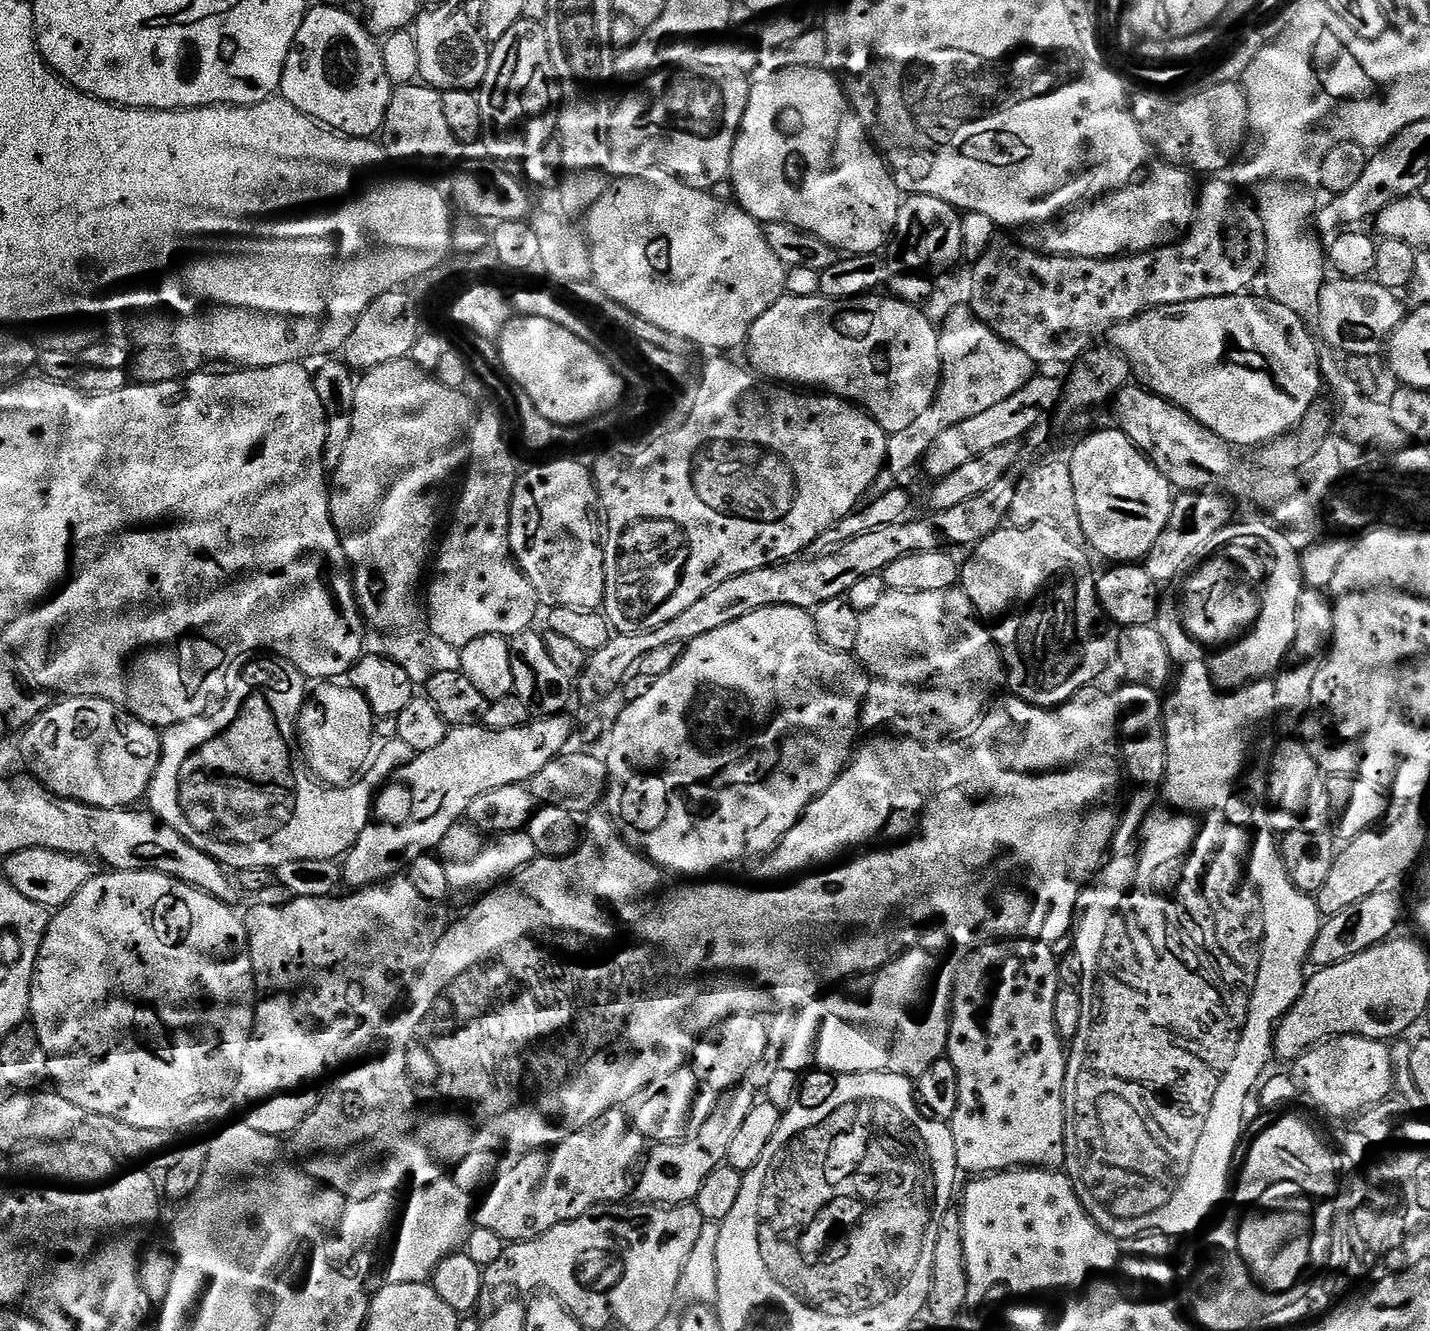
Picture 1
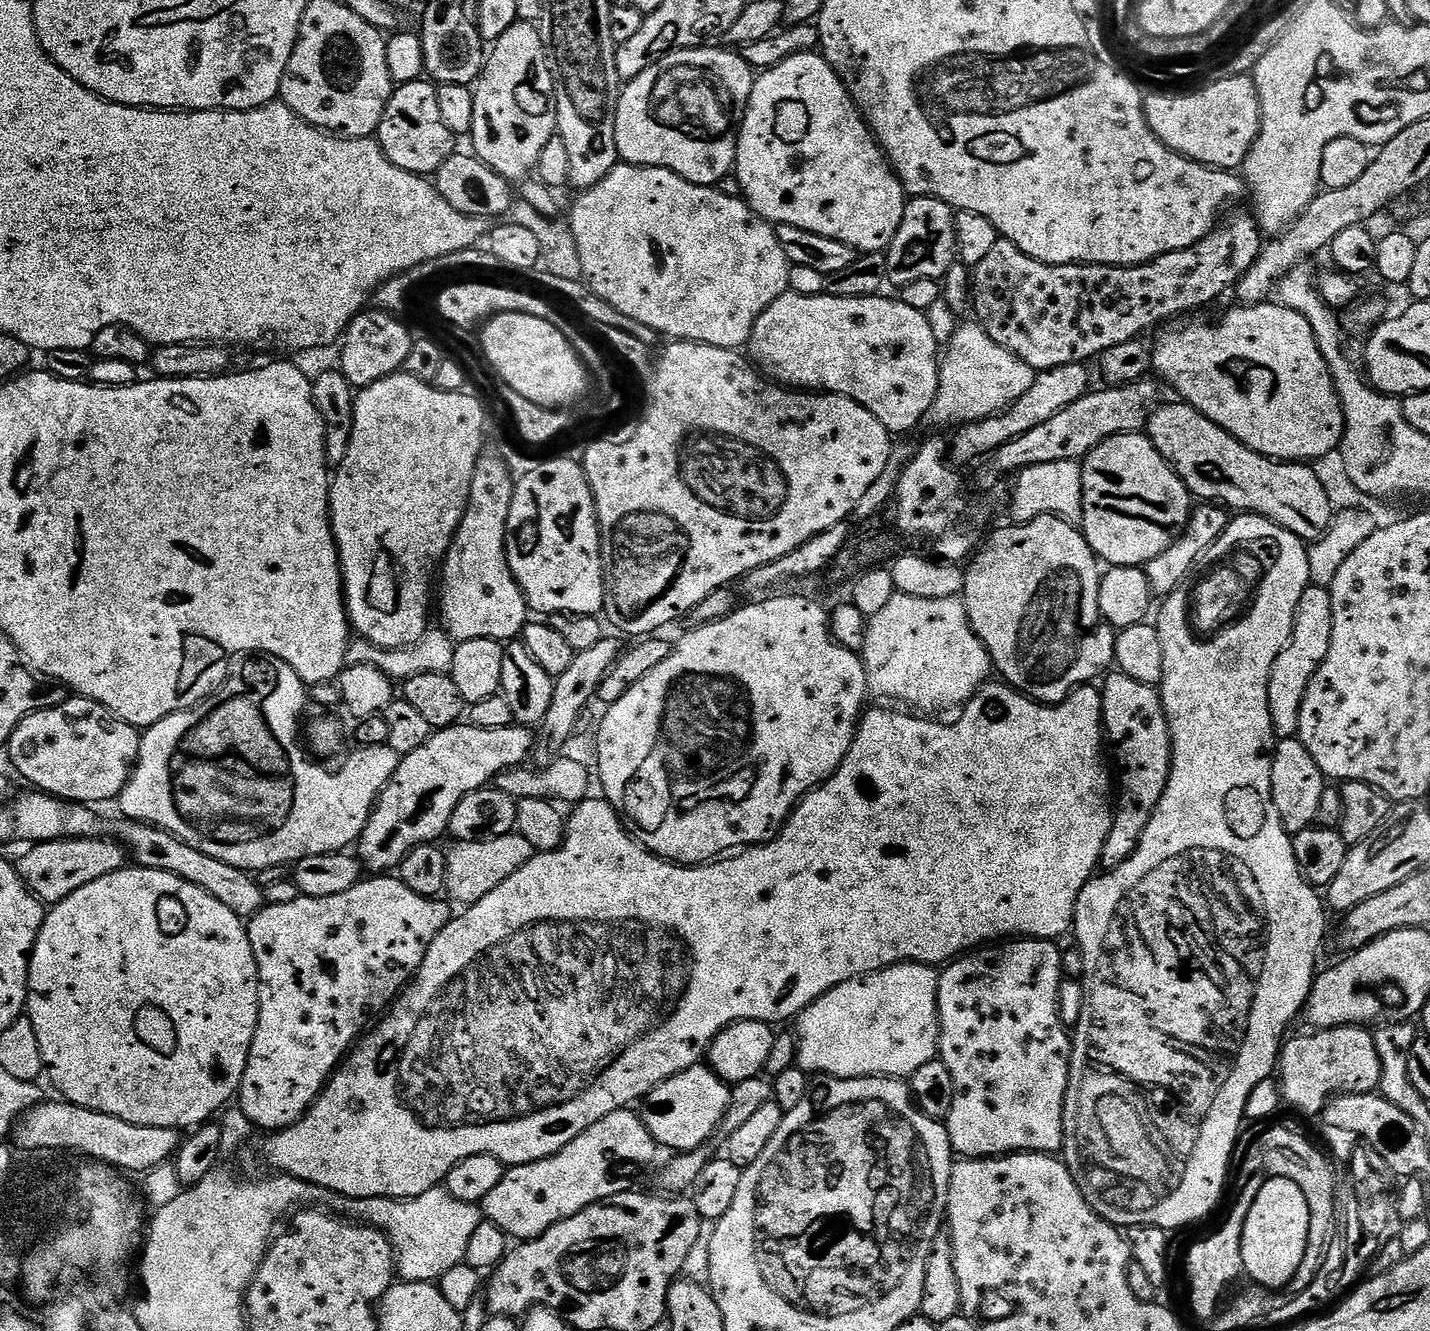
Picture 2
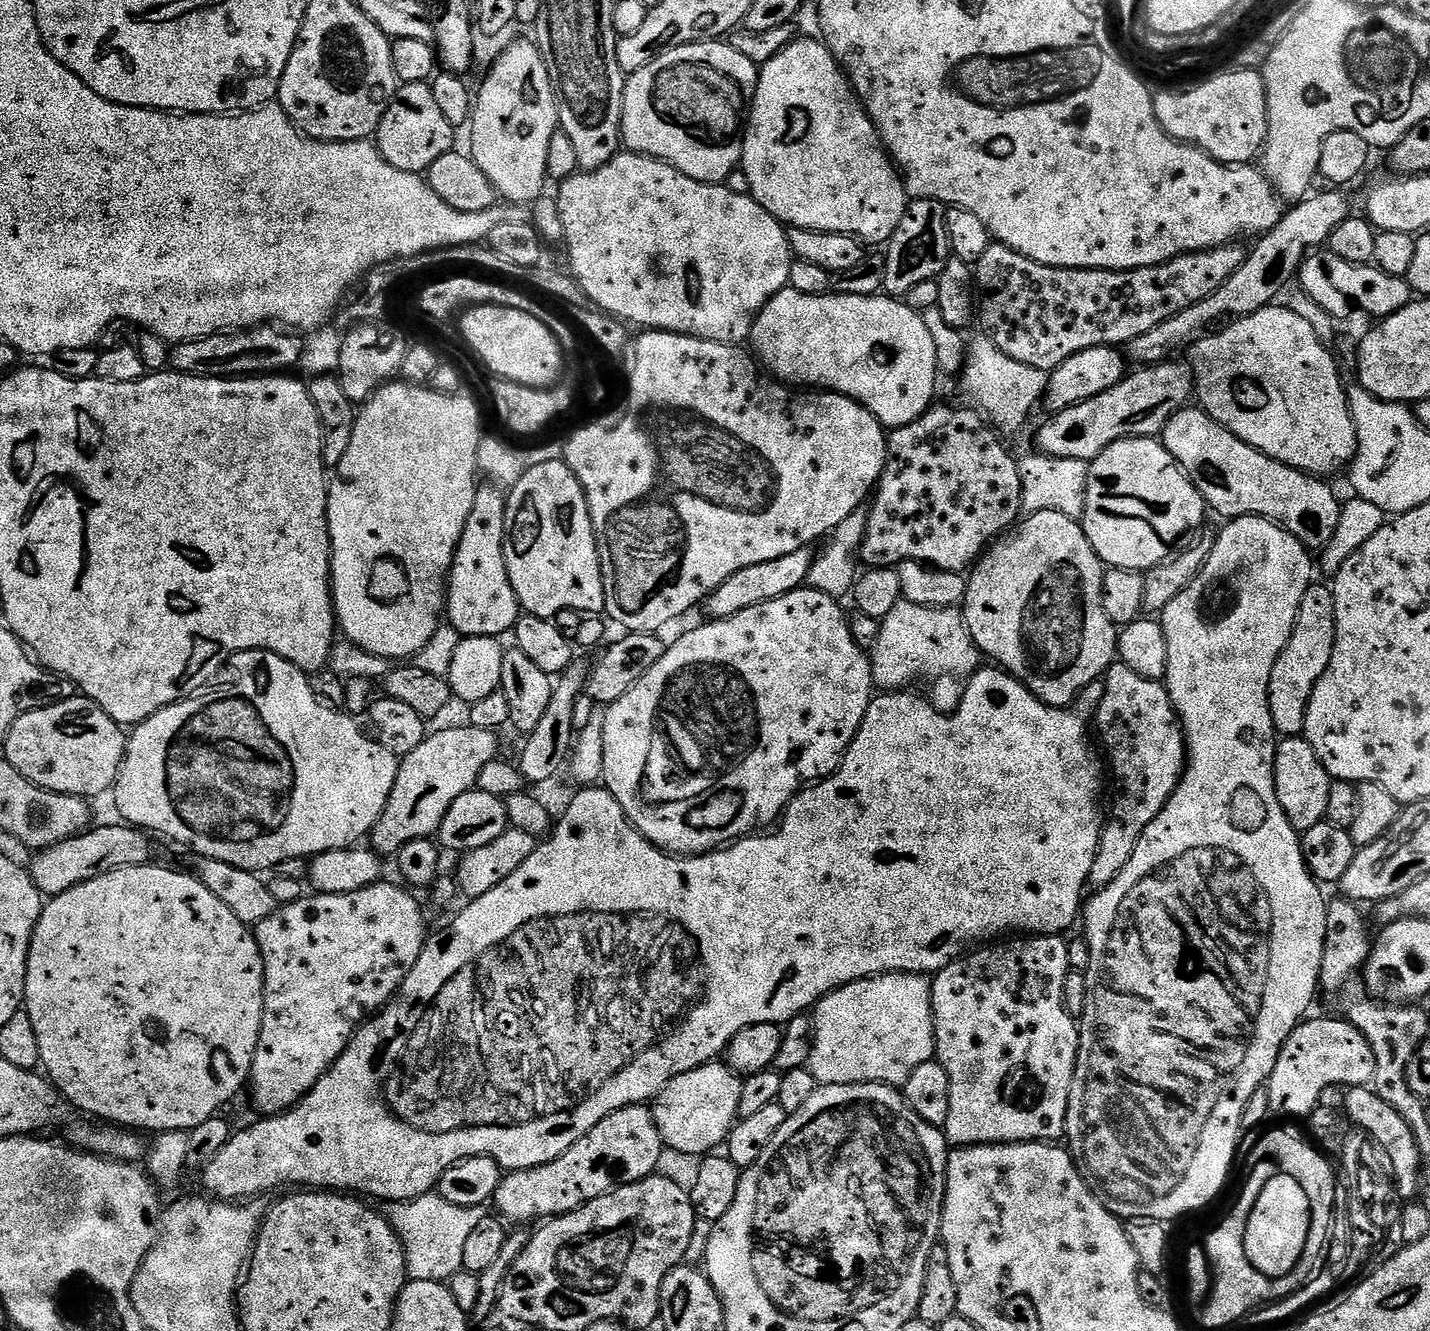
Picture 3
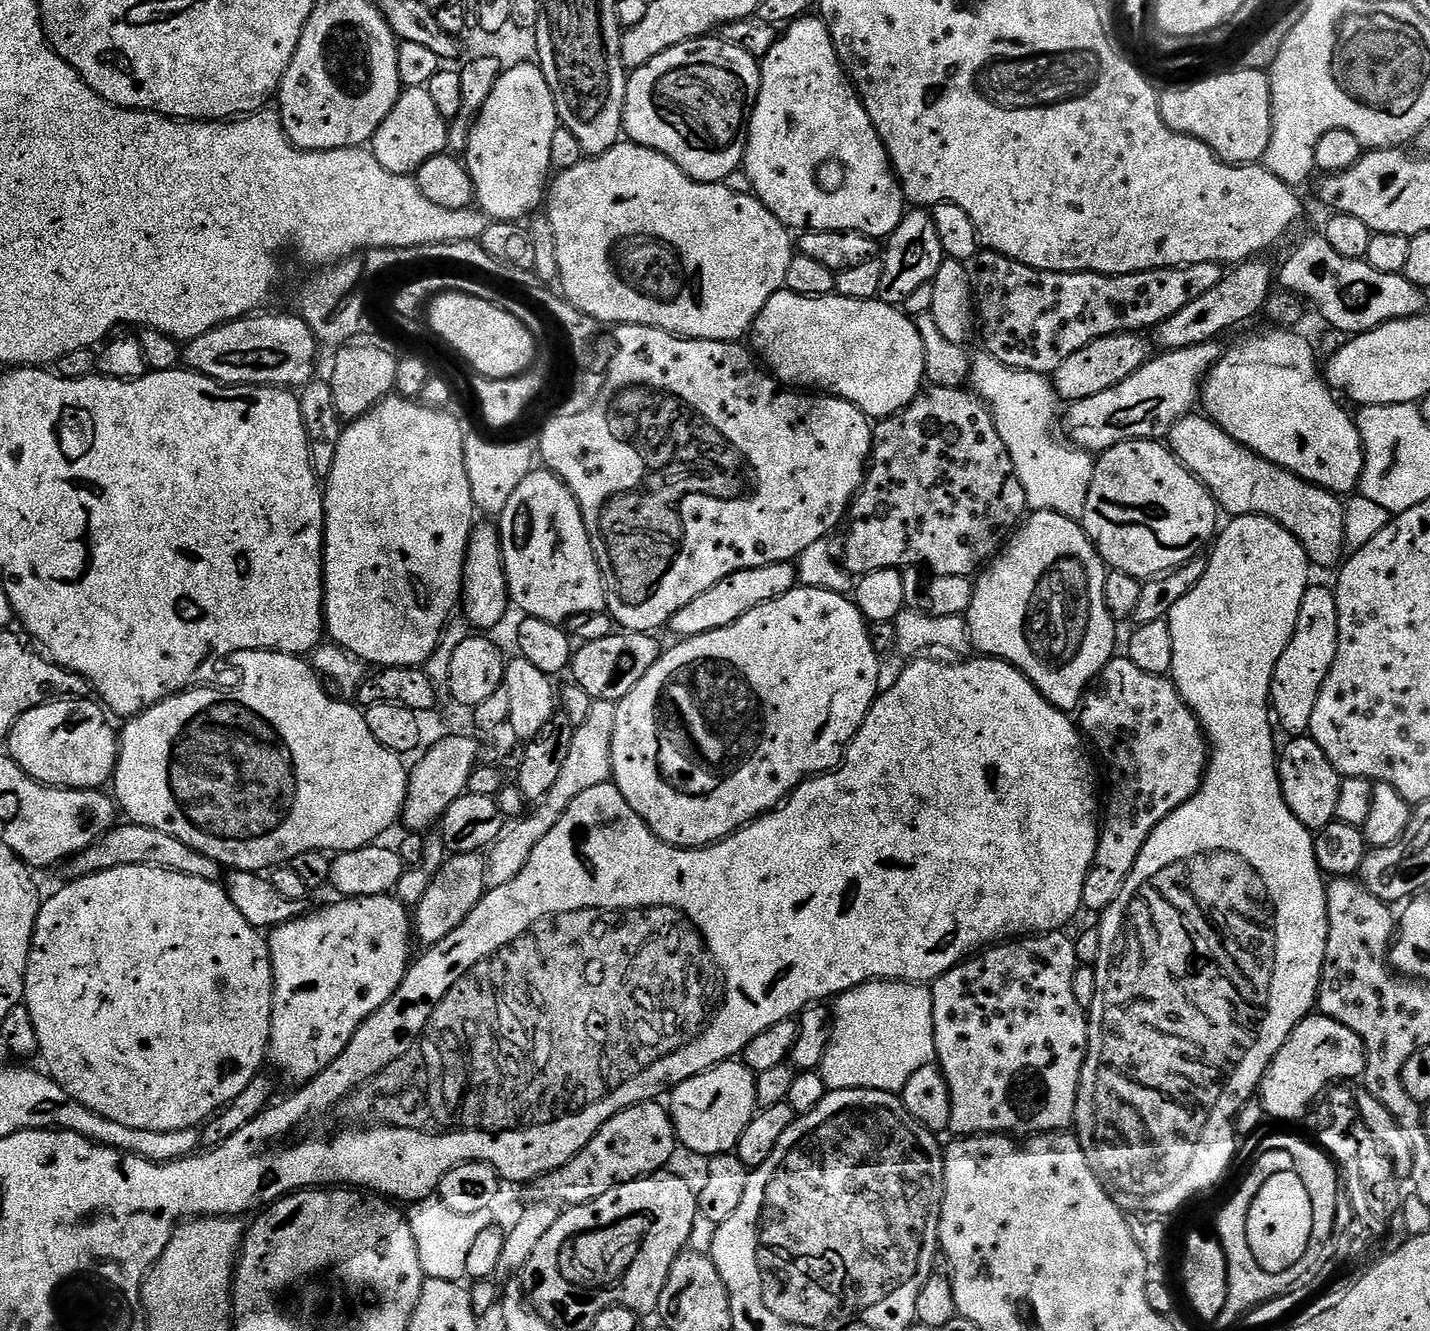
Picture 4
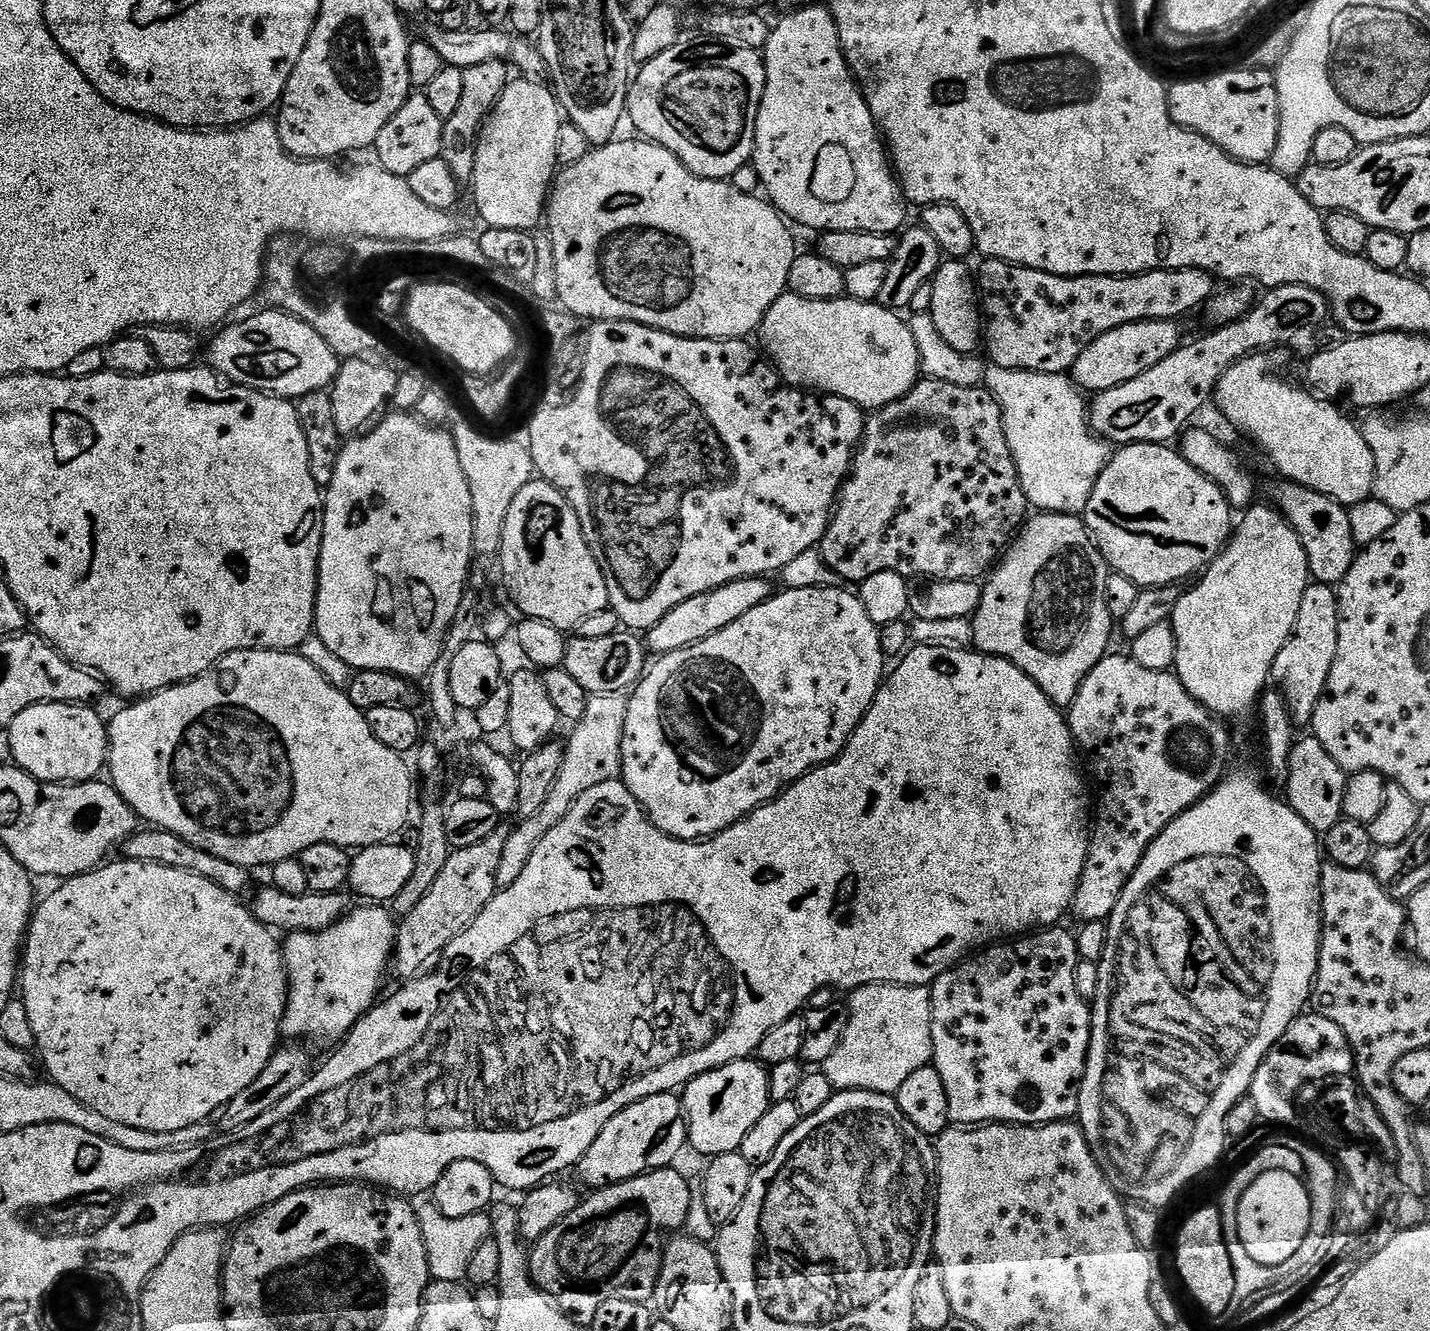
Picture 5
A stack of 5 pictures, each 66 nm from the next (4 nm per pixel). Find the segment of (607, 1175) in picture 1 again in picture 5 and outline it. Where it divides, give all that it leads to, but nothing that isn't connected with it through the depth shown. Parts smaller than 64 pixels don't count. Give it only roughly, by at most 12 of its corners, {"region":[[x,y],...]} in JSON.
{"region":[[676,1092],[606,1122],[580,1159],[595,1190],[675,1165],[688,1125]]}

